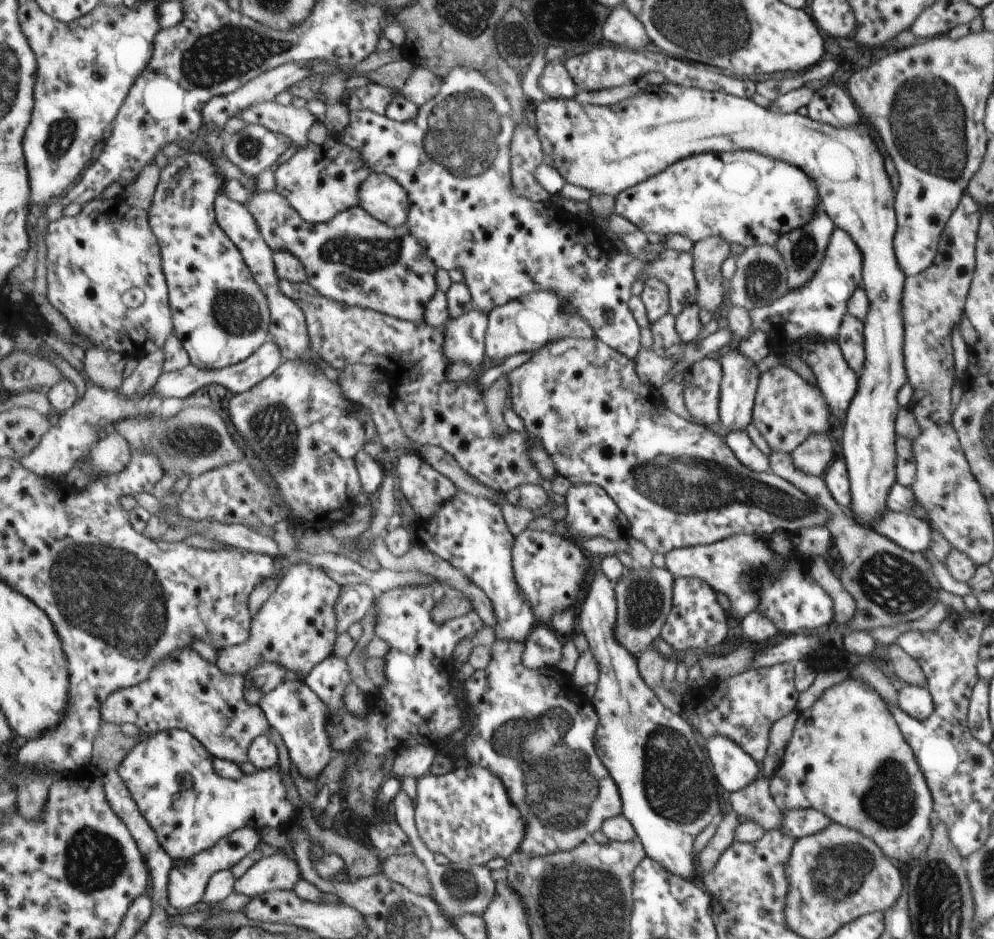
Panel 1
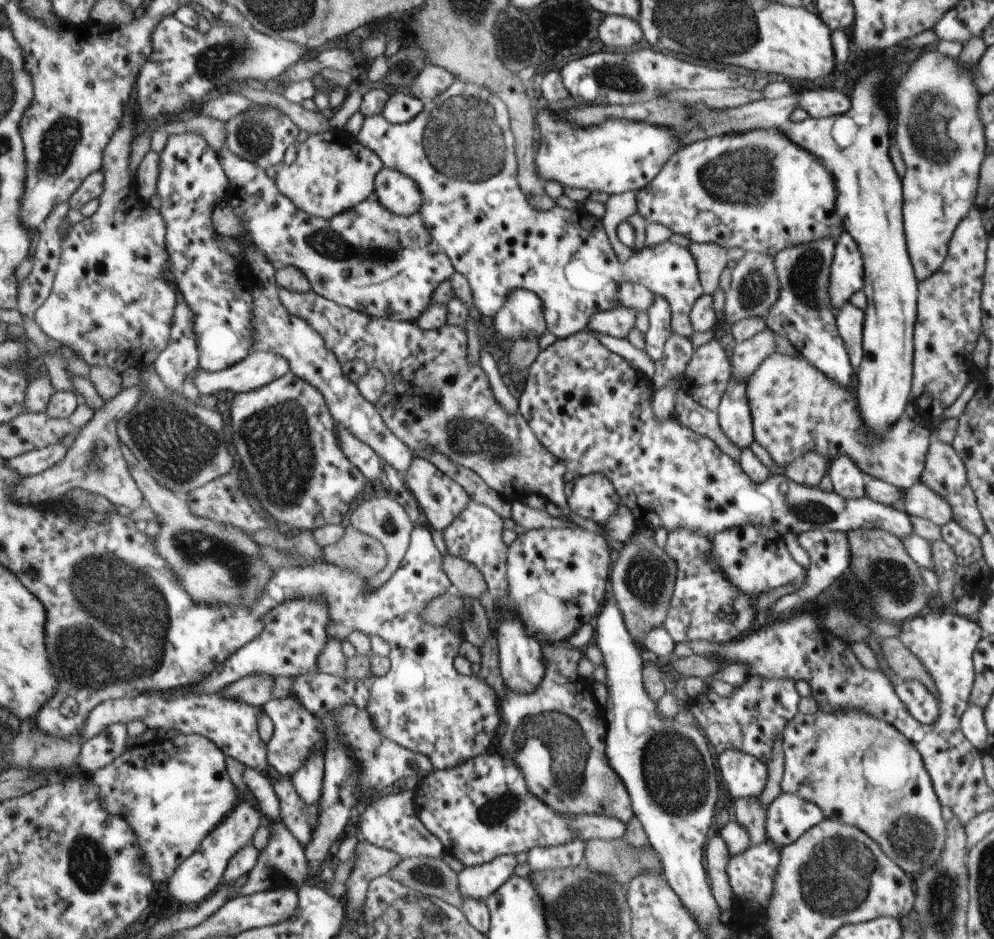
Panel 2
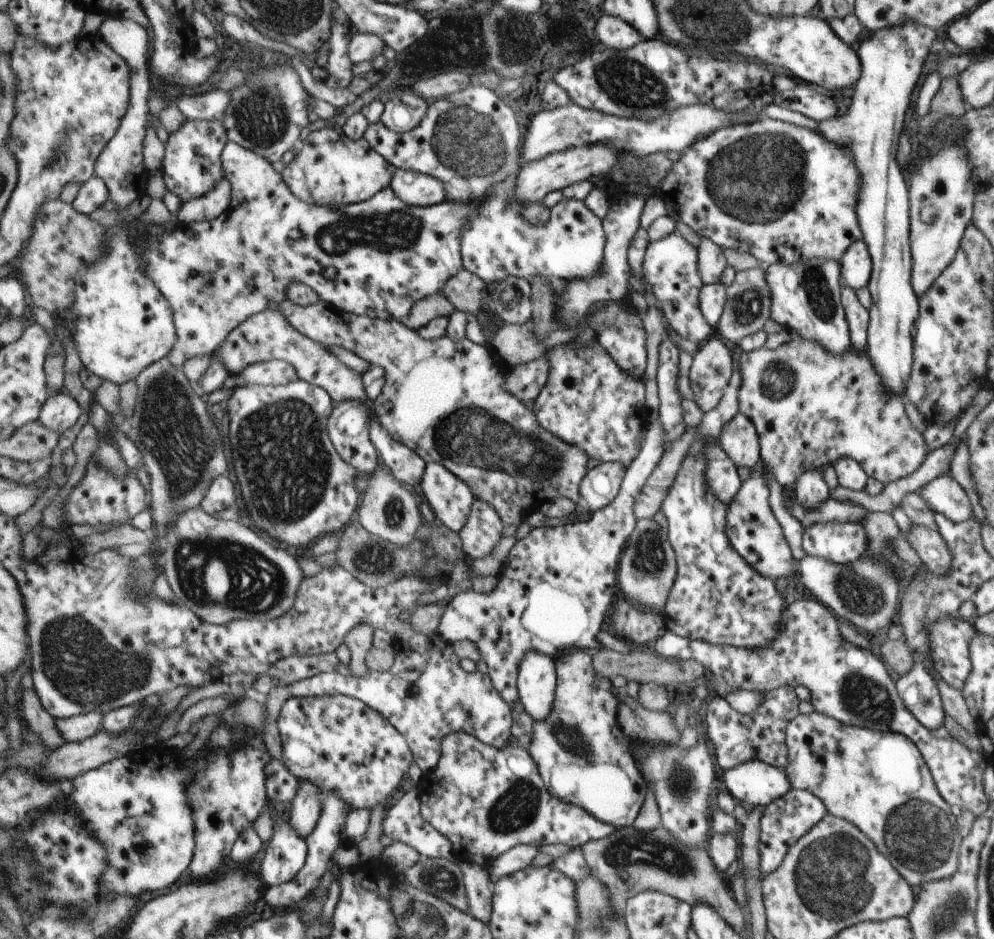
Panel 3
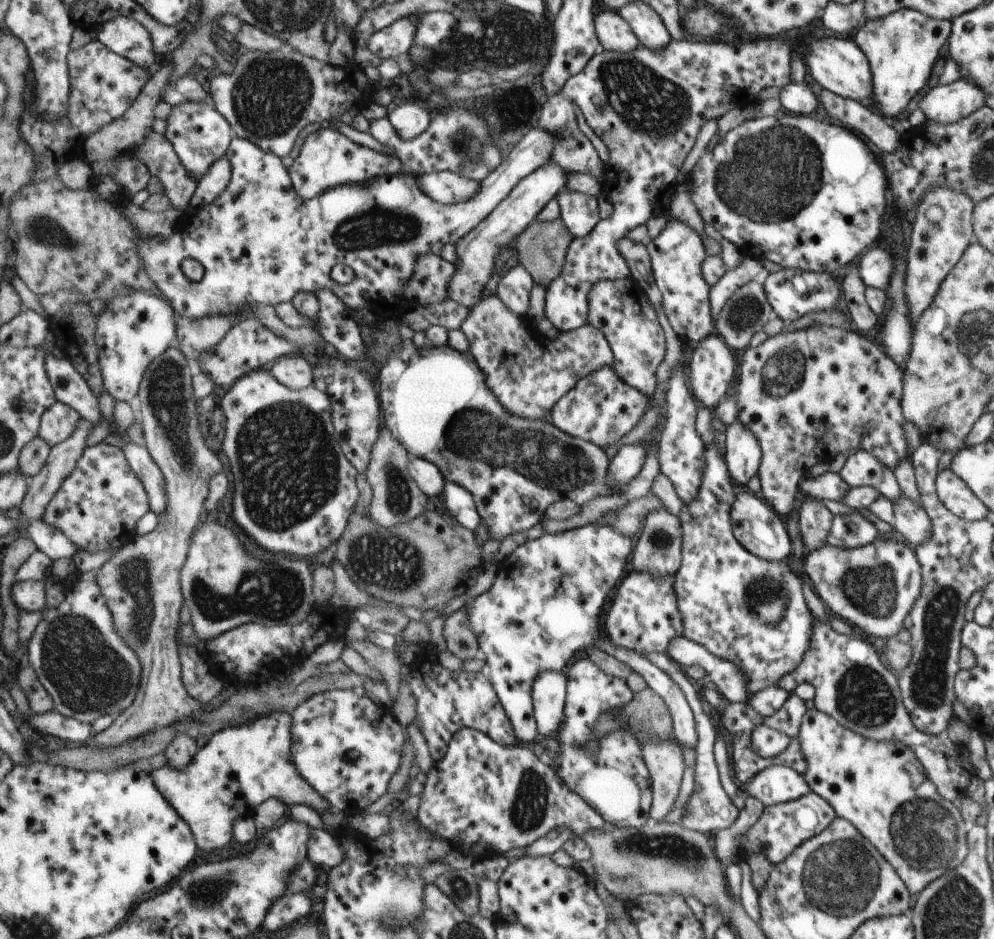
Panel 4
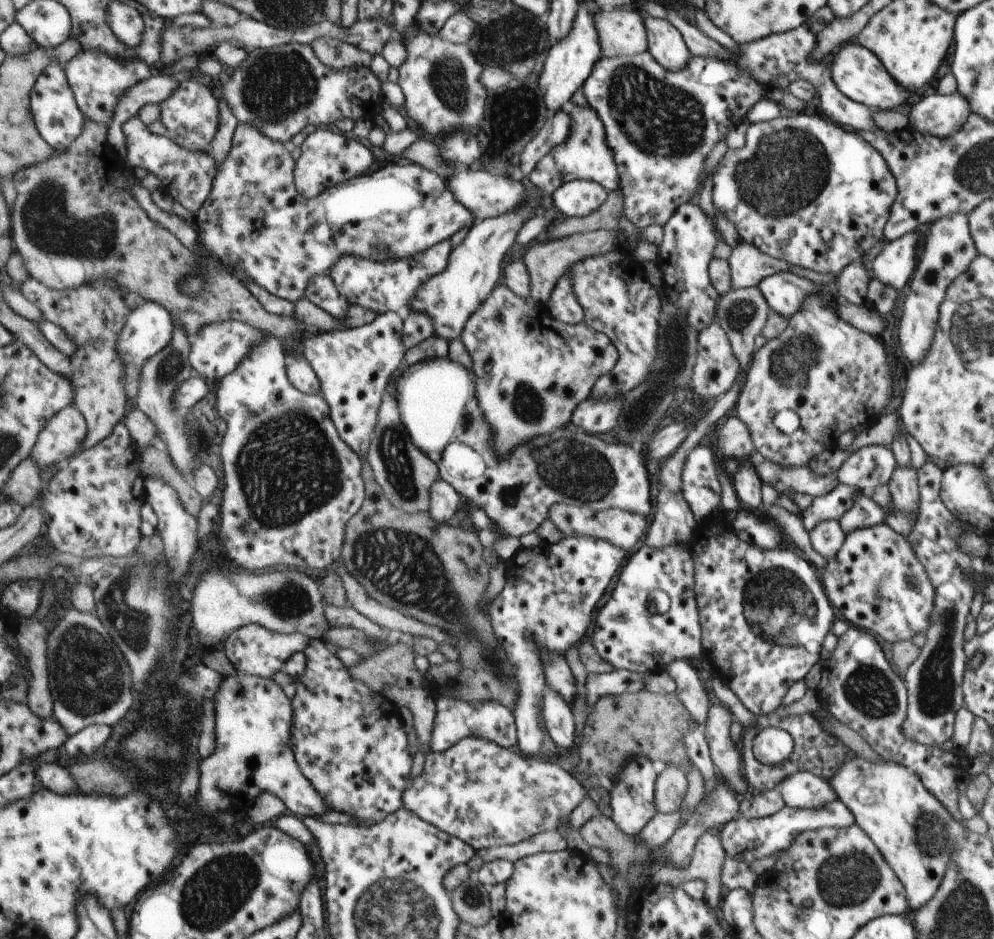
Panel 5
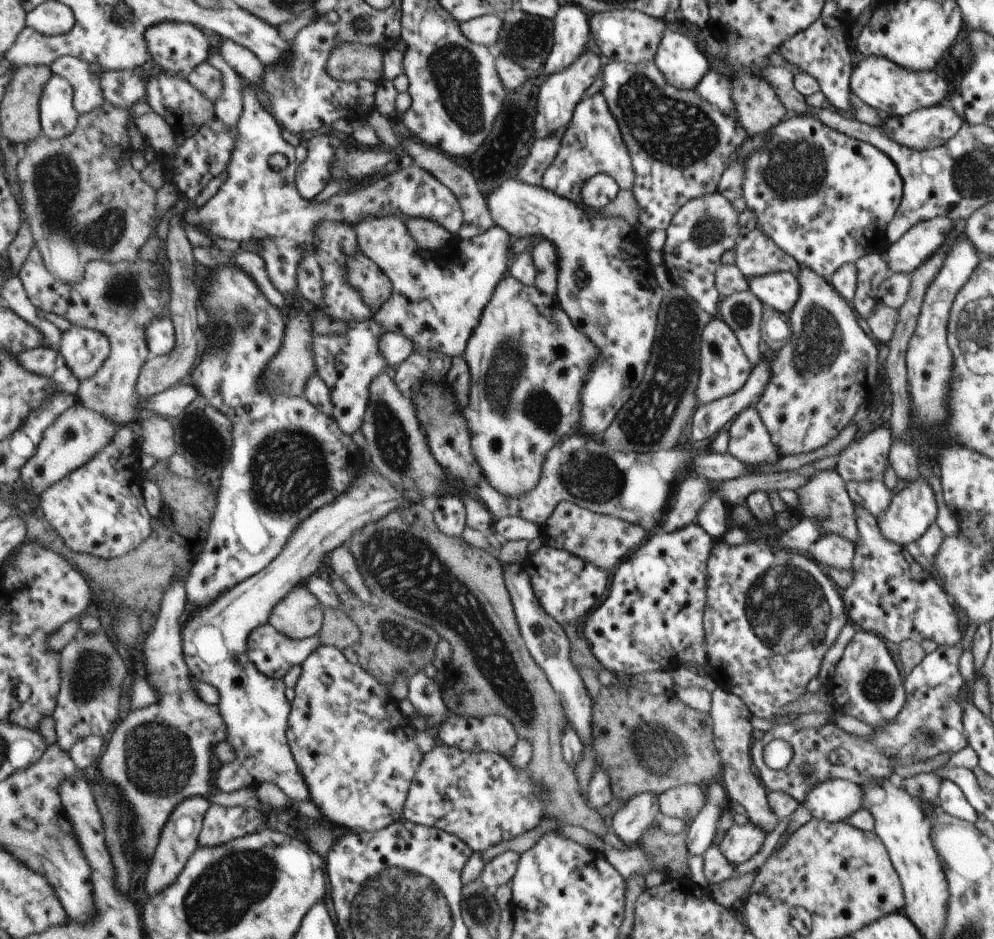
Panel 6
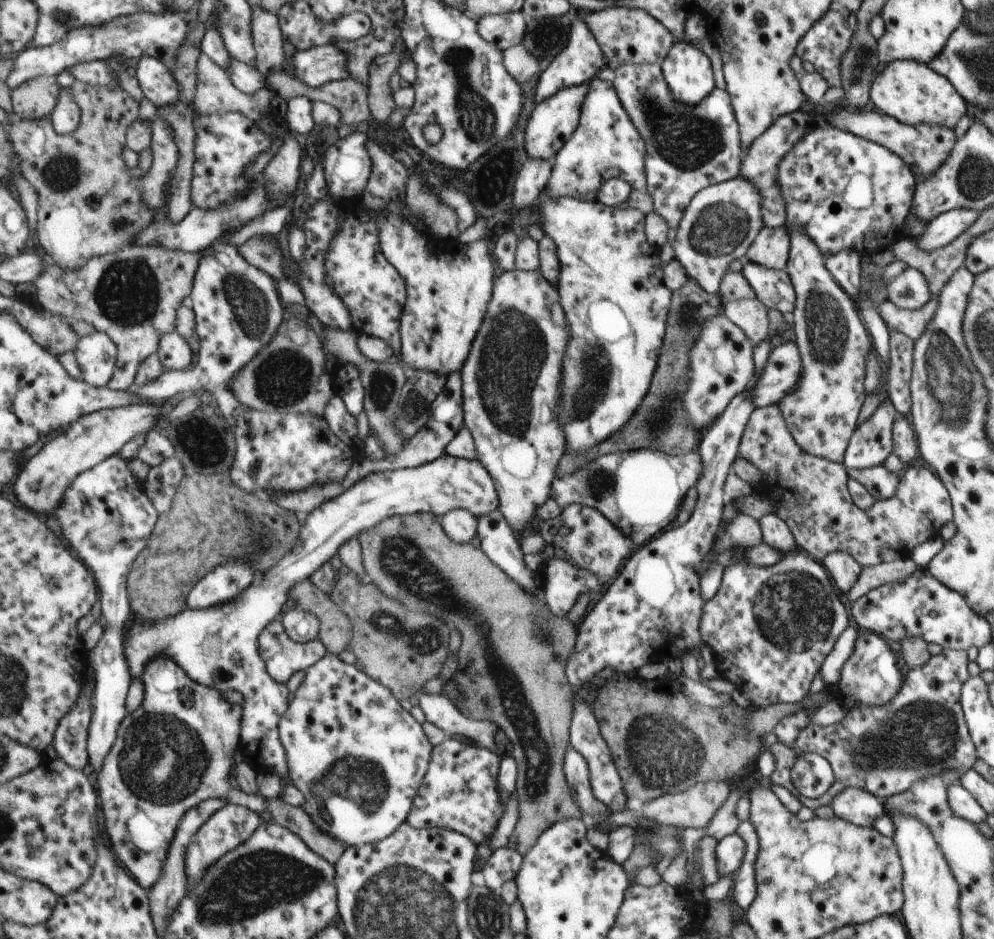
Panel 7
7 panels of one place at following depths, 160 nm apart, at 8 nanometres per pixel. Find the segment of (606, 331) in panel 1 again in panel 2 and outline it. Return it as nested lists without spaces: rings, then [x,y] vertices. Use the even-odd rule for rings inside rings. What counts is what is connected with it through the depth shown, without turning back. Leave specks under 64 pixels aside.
[[[457,79],[449,90],[440,94],[433,102],[424,105],[424,109],[419,116],[416,116],[411,122],[392,125],[382,114],[374,117],[366,117],[361,127],[357,138],[367,147],[376,152],[379,158],[383,161],[385,167],[399,170],[403,174],[410,176],[418,182],[422,195],[424,196],[423,206],[420,210],[423,215],[425,226],[432,232],[433,238],[442,246],[442,249],[450,256],[451,262],[460,273],[463,273],[469,279],[472,293],[474,294],[474,303],[478,314],[486,320],[493,320],[493,317],[499,312],[503,306],[506,294],[513,289],[527,289],[533,291],[533,294],[538,295],[542,303],[542,314],[546,323],[546,332],[555,335],[556,339],[569,337],[572,334],[578,333],[580,330],[586,328],[589,324],[589,318],[599,311],[609,311],[613,307],[619,307],[616,303],[615,289],[617,284],[622,282],[636,282],[646,286],[651,293],[663,298],[670,310],[670,327],[673,335],[679,335],[689,340],[691,334],[694,332],[691,326],[690,310],[694,306],[694,302],[702,296],[702,285],[698,278],[697,264],[691,257],[687,248],[678,246],[669,241],[643,247],[640,251],[632,253],[626,260],[621,262],[613,252],[609,239],[605,234],[602,219],[598,219],[590,215],[583,208],[565,209],[558,206],[553,206],[545,210],[538,211],[532,207],[529,200],[525,198],[525,194],[519,192],[517,183],[515,182],[515,155],[513,154],[513,135],[512,130],[509,130],[509,117],[507,116],[506,103],[503,99],[491,91],[488,87],[478,83],[467,83],[465,80]]]

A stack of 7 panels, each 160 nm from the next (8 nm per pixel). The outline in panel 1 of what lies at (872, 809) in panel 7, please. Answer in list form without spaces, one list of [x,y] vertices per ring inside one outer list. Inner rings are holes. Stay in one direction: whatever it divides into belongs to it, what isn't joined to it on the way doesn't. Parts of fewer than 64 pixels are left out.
[[[711,737],[705,743],[721,790],[733,792],[750,785],[761,775],[760,766],[731,739]]]

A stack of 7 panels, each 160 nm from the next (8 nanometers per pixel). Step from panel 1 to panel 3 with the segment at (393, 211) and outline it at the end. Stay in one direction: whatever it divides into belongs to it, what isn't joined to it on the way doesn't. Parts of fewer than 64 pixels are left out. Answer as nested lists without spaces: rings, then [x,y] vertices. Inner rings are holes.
[[[399,169],[389,187],[411,206],[430,207],[448,200],[443,181],[417,171]]]

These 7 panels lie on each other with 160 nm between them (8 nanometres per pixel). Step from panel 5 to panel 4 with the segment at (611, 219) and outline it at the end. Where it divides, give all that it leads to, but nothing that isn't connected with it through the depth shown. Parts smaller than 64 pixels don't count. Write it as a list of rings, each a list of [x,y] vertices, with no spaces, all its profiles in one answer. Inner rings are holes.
[[[559,217],[549,222],[535,219],[515,241],[515,250],[518,252],[517,263],[521,264],[531,274],[534,282],[545,290],[548,282],[560,273],[566,248],[571,240],[573,240],[572,234]]]

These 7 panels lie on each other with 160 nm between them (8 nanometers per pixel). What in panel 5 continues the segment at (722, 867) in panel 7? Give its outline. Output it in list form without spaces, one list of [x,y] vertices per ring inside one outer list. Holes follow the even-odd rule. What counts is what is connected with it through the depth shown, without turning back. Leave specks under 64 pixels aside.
[[[839,800],[822,806],[821,809],[798,809],[785,805],[781,810],[766,817],[747,817],[741,815],[717,829],[721,846],[727,856],[749,864],[759,862],[759,858],[770,854],[781,854],[797,834],[804,830],[815,830],[821,827],[845,828],[855,822],[851,811]]]

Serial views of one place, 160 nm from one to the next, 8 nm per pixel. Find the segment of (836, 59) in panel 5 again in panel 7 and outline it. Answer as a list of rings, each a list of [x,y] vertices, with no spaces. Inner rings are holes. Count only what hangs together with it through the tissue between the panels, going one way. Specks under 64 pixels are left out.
[[[898,60],[888,62],[873,79],[868,90],[874,109],[906,125],[937,125],[952,131],[958,126],[970,107],[955,86],[943,75],[931,70],[924,62]]]

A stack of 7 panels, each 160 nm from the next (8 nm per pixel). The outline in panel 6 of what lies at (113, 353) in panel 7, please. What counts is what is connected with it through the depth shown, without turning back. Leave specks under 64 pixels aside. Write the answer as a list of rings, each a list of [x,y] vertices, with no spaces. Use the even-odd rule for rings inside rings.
[[[73,327],[64,333],[59,352],[80,380],[91,378],[111,354],[109,337],[87,327]]]

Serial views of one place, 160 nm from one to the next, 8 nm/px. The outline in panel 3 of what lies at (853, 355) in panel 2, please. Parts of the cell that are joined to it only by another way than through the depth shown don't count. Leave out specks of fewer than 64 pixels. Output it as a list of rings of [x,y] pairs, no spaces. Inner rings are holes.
[[[842,286],[841,303],[850,324],[851,350],[861,353],[866,350],[866,328],[869,322],[868,310],[861,306],[856,292]]]

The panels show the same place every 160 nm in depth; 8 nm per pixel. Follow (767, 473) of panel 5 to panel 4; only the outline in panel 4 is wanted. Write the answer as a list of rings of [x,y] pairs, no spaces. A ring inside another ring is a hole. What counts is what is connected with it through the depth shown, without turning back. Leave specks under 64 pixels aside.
[[[826,471],[815,477],[805,477],[798,484],[798,490],[807,498],[823,498],[823,500],[835,500],[835,502],[840,501],[847,489],[847,484],[840,480],[838,473],[833,471]]]

